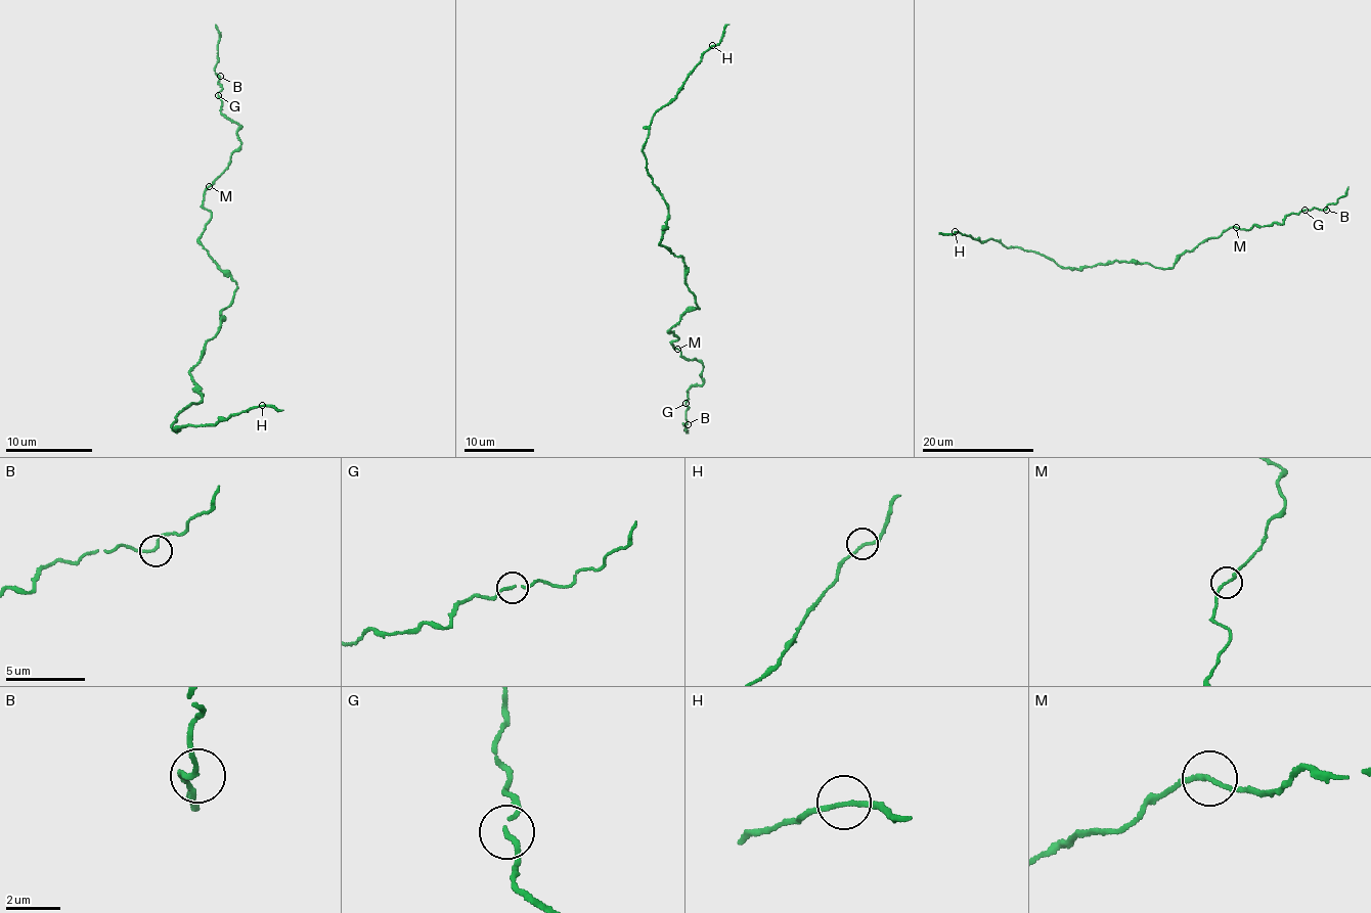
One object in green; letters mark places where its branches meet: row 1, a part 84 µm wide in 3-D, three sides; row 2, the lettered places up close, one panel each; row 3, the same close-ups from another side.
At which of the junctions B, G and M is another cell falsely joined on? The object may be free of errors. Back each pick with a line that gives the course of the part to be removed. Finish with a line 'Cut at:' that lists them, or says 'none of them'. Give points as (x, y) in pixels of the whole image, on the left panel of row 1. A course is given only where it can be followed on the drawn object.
Cut at: none of them

